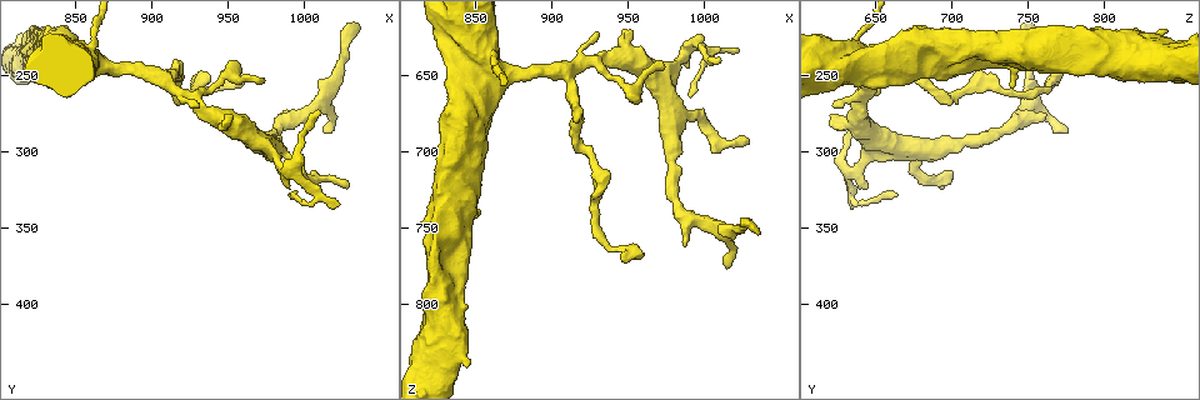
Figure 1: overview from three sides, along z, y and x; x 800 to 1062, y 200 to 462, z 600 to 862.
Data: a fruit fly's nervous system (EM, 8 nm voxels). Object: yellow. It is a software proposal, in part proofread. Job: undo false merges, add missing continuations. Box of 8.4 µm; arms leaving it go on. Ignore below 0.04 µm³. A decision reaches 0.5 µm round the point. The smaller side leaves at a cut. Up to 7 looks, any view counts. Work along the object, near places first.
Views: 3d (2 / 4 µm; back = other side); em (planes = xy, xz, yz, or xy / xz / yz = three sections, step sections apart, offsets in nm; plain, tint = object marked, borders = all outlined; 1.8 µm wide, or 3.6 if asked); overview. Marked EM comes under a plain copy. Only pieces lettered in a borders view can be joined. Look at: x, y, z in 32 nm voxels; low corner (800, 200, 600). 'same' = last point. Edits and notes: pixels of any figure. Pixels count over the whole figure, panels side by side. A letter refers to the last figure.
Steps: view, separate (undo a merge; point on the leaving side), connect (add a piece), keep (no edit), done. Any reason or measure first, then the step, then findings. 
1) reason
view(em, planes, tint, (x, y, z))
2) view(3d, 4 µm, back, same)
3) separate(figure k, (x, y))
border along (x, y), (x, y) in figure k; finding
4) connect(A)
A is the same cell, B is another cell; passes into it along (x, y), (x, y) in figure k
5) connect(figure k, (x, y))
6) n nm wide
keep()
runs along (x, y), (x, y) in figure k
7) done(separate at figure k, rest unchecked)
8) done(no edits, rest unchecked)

branch stops here
view(em, planes, borders, (1038, 216, 752))

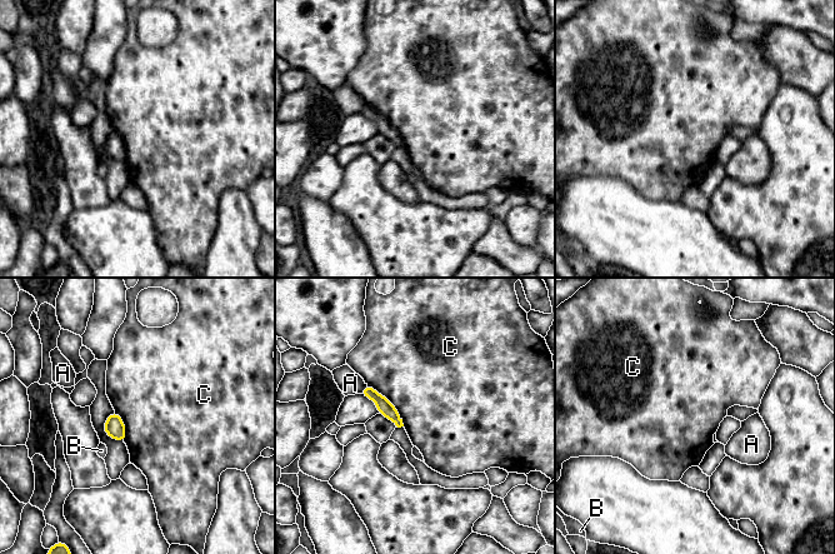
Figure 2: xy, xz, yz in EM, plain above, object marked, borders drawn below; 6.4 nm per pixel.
keep()
A, B and C are other cells; border along (366, 383), (388, 399), (404, 425) in figure 2; no lettered piece goes on from it

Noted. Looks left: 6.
long arm stops here
view(3d, 2 µm, (960, 256, 768))

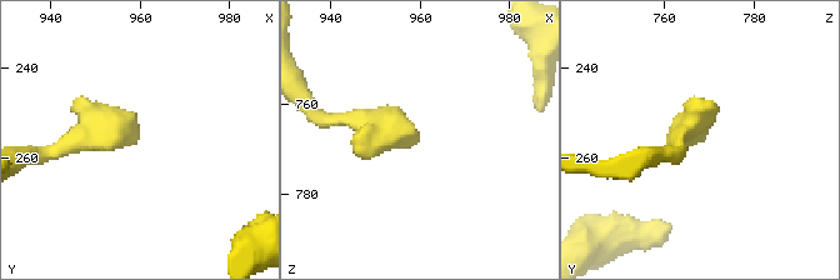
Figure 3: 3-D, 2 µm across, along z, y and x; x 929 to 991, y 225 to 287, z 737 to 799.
need the tissue
view(em, 3.6 µm, planes, borders, (959, 256, 767))

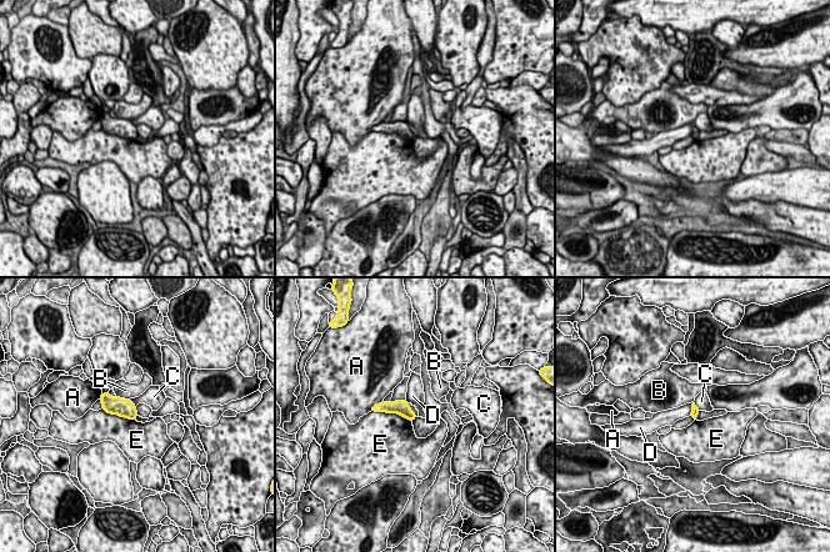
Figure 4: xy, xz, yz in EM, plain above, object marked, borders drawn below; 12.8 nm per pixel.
keep()
A, B, C, D and E are other cells; border along (373, 410), (399, 414), (411, 422) in figure 4; no lettered piece goes on from it

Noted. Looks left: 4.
free end
view(em, planes, borders, (1030, 320, 692))

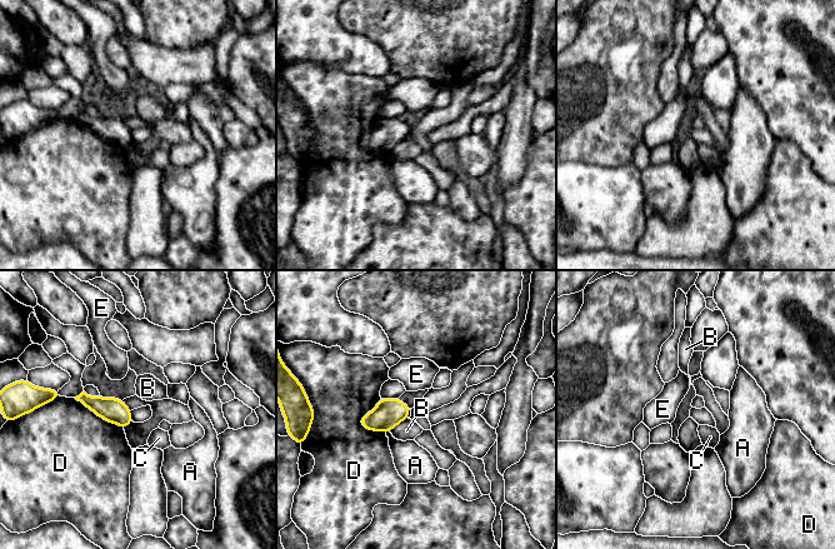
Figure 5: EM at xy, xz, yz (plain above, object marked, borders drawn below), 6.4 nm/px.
keep()
A, B, C, D and E are other cells; border along (408, 418), (398, 423), (389, 432) in figure 5; none of them fits

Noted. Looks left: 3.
done(no edits, rest unchecked)

